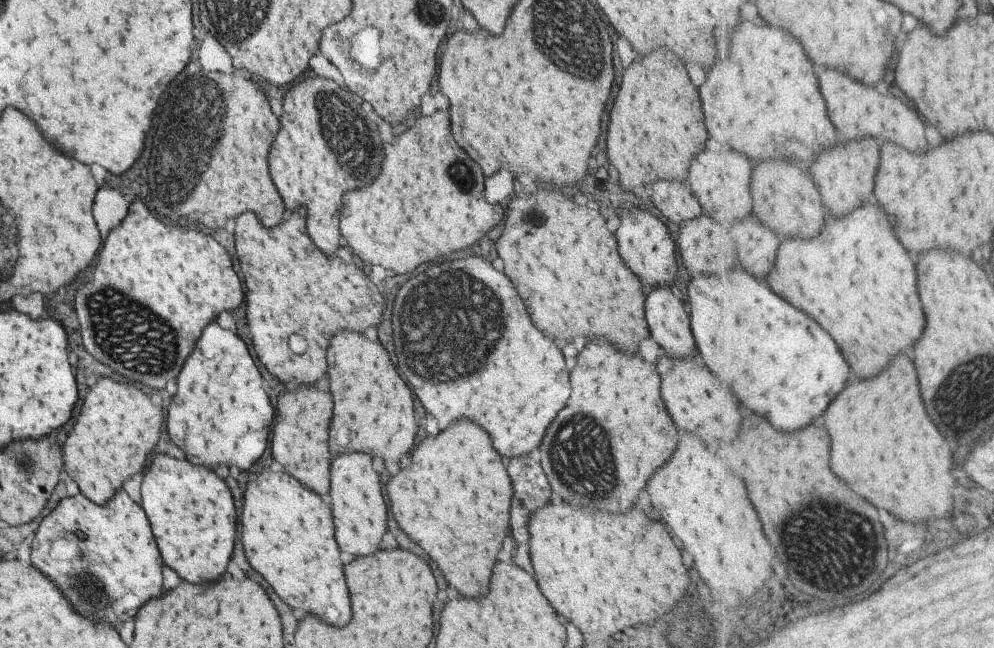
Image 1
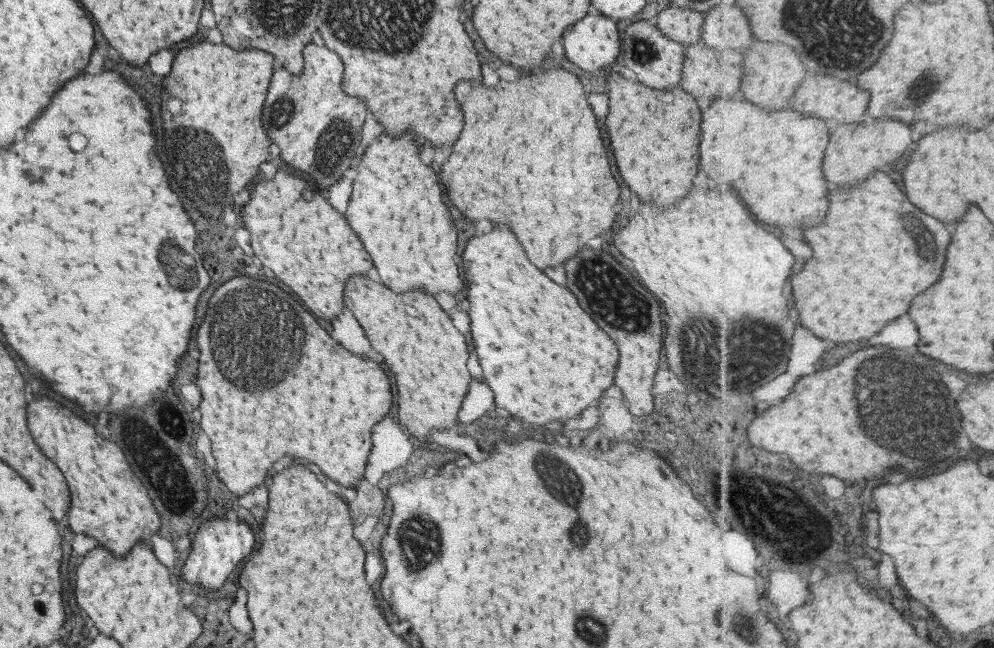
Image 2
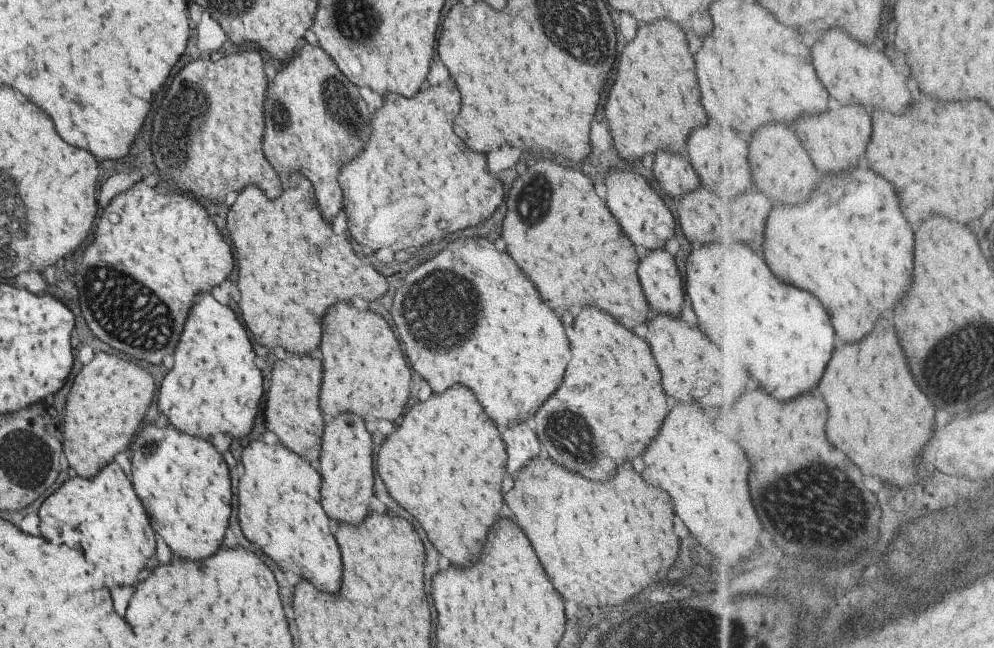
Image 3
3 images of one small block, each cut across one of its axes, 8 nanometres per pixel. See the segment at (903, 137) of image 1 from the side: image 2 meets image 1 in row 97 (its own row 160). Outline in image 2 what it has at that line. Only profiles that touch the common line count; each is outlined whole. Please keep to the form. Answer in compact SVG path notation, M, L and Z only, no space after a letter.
M893 117L841 124L831 134L831 144L827 148L827 160L823 168L827 172L827 178L835 184L857 184L865 180L869 174L889 166L887 162L901 158L909 144L913 144L911 128L901 120L893 120Z

